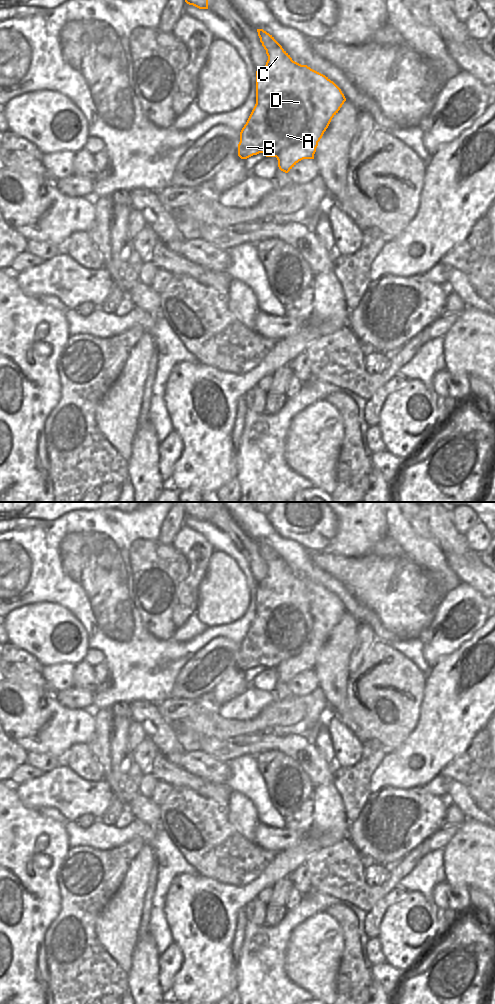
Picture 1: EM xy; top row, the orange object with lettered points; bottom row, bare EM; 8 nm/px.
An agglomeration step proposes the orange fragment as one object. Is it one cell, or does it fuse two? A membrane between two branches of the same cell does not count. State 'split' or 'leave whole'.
split

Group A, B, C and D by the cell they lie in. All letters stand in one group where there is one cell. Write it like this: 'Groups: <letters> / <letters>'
Groups: A B D / C.

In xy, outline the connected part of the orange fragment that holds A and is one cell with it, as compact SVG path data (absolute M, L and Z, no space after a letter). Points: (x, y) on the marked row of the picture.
M265 65L259 71L256 71L256 104L240 132L238 156L241 159L247 159L253 155L263 153L266 157L277 157L283 149L301 142L304 144L301 148L301 154L303 156L309 155L310 159L314 159L318 142L345 101L346 98L340 89L329 83L315 85L312 94L305 83L297 83L296 88L291 89L280 79L273 77L268 72L268 66Z

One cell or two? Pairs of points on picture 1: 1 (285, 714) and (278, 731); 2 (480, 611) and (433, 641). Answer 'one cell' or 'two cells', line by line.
1: two cells
2: one cell

